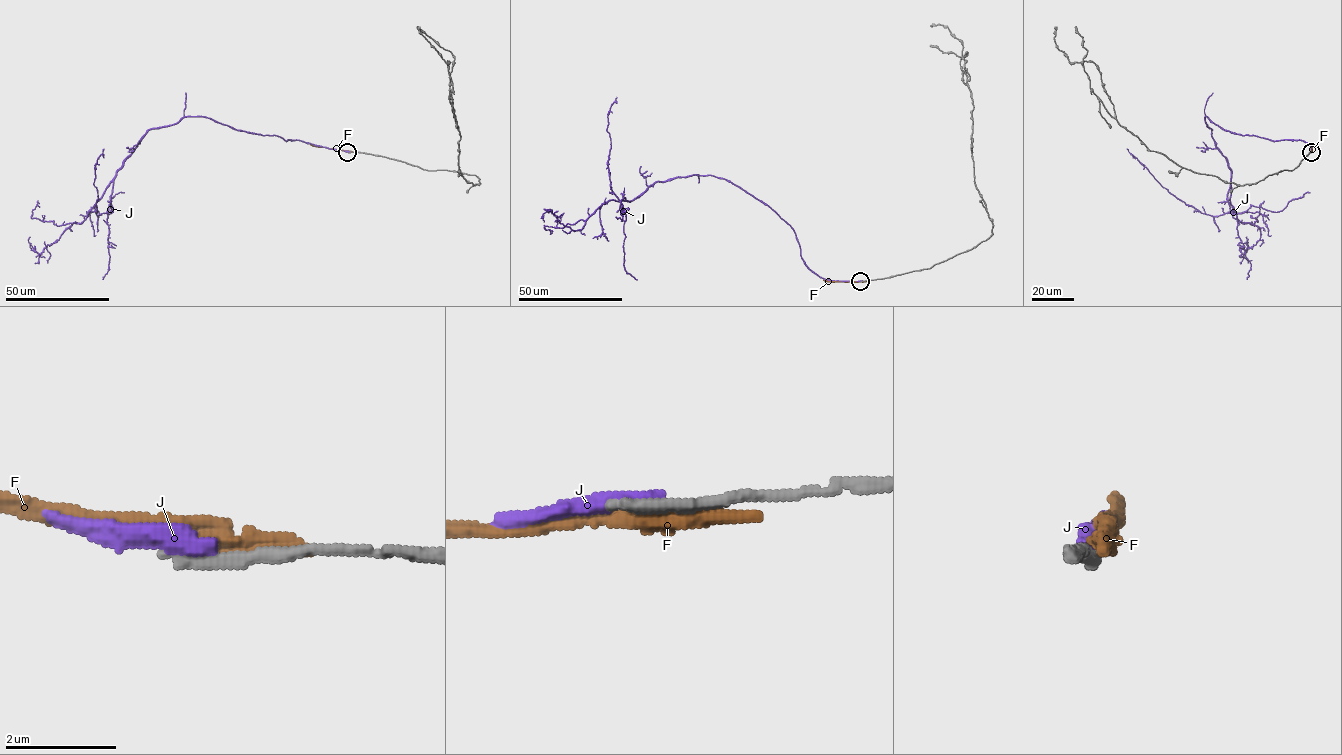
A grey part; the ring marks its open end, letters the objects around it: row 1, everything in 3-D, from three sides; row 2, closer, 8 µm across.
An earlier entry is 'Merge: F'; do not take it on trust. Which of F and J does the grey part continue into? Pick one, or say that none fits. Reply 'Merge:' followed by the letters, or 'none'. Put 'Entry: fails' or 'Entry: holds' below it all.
Merge: none
Entry: fails

